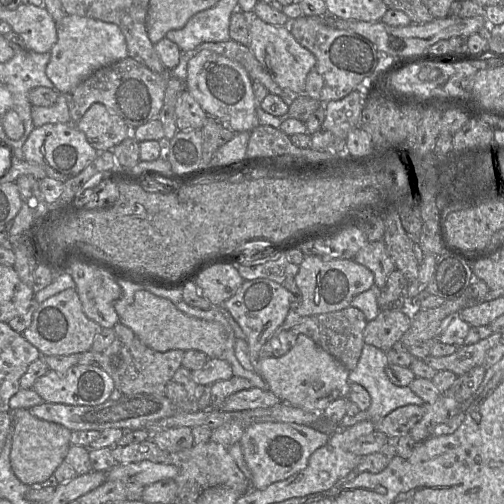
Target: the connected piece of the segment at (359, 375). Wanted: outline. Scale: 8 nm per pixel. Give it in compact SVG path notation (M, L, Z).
M365 344L363 346L361 356L356 367L349 373L349 381L350 383L357 383L367 390L371 398L371 404L369 408L365 411L360 411L353 417L348 417L345 415L340 424L325 423L325 420L323 420L323 423L321 425L315 425L313 427L318 430L322 430L327 434L332 434L339 429L353 426L365 420L370 420L377 424L386 415L401 406L409 404L415 404L419 406L424 405L424 401L419 396L417 396L408 386L396 386L389 380L385 373L385 367L388 364L389 362L385 351L370 344Z

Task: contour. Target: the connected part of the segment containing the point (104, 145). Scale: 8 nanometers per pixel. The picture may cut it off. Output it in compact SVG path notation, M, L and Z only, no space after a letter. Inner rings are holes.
M100 103L89 107L76 123L76 128L85 134L88 142L98 152L112 150L131 134L131 128Z

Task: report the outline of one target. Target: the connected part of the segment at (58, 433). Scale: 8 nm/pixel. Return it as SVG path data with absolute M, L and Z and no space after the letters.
M29 409L12 411L10 465L15 476L29 487L38 485L53 476L71 446L71 430L33 416Z

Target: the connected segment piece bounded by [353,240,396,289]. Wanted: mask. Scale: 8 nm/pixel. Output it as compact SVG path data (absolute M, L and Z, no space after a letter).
M382 240L367 241L366 245L356 253L353 260L372 271L374 286L379 289L384 288L389 274L396 269Z

